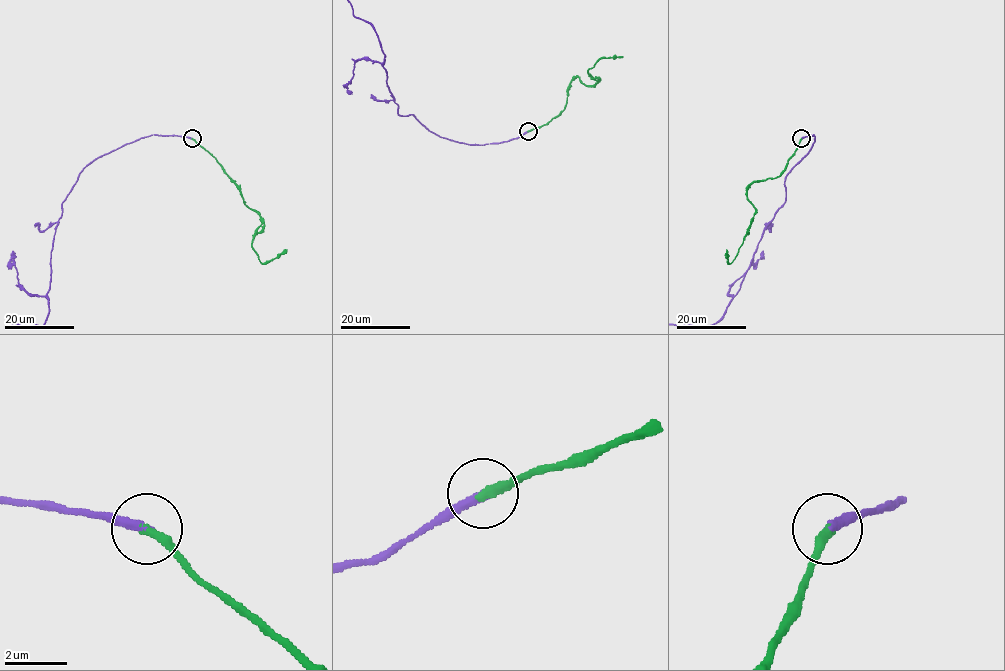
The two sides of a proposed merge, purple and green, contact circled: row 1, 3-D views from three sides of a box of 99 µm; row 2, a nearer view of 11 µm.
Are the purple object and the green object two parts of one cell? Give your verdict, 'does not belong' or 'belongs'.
belongs

